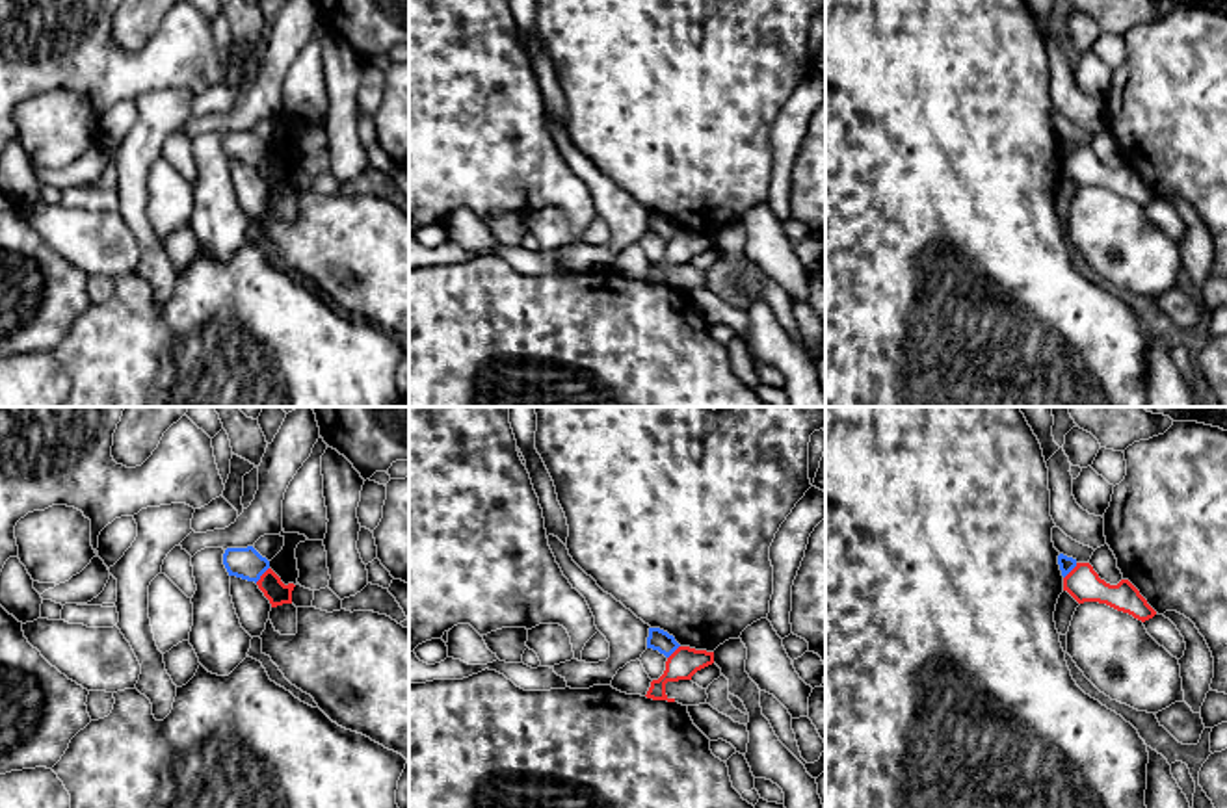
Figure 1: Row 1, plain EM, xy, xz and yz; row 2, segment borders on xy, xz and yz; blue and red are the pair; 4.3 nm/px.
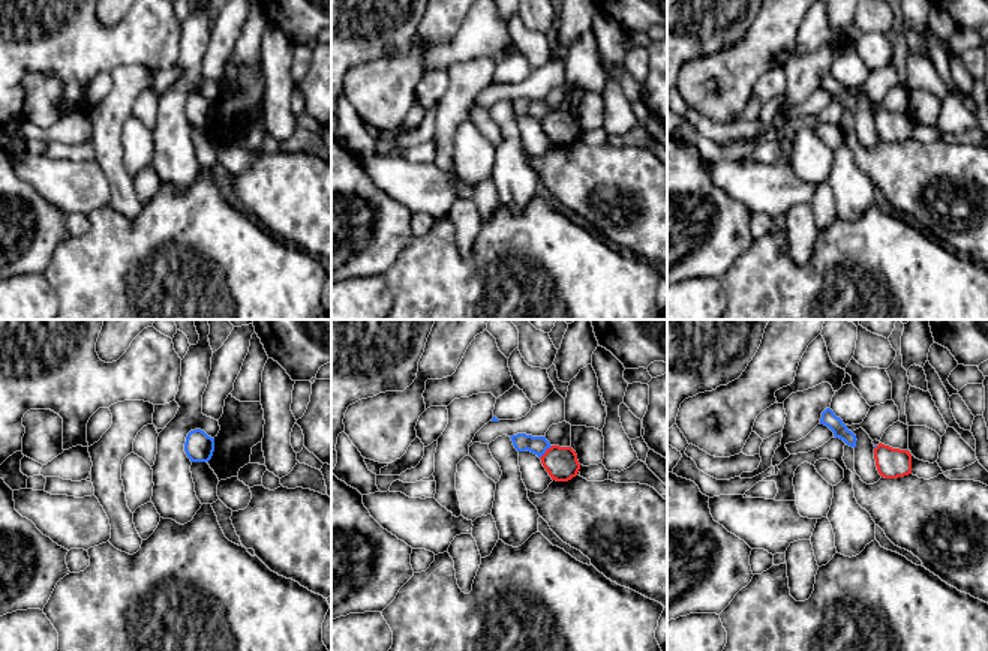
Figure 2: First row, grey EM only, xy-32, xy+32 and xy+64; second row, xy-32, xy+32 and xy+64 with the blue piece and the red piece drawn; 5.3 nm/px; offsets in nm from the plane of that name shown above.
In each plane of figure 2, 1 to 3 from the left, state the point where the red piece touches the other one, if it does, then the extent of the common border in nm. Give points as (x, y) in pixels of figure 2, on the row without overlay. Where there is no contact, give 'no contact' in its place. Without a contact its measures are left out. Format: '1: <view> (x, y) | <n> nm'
1: no contact
2: xy+32 (544, 116) | 100 nm
3: no contact

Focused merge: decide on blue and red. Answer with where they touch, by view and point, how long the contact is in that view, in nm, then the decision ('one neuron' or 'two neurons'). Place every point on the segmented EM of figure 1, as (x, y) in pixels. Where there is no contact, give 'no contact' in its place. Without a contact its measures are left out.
contact xy (263, 573); length 90 nm; two neurons

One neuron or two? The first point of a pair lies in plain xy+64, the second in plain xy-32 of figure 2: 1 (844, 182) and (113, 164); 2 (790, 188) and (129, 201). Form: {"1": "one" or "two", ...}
{"1": "two", "2": "two"}

